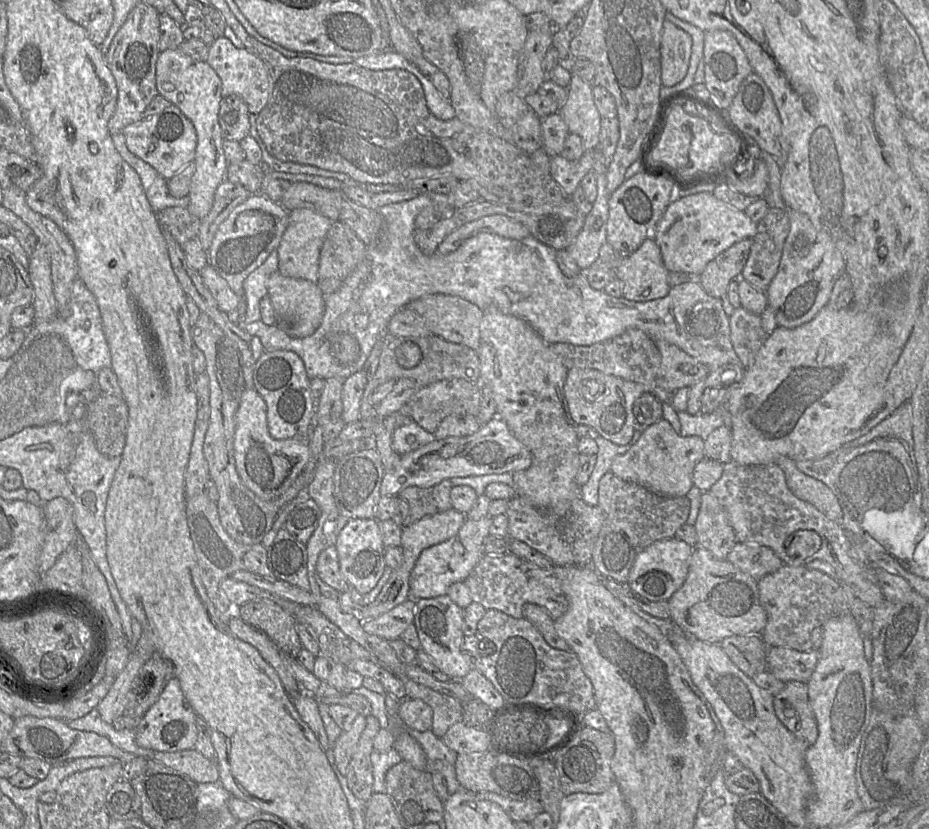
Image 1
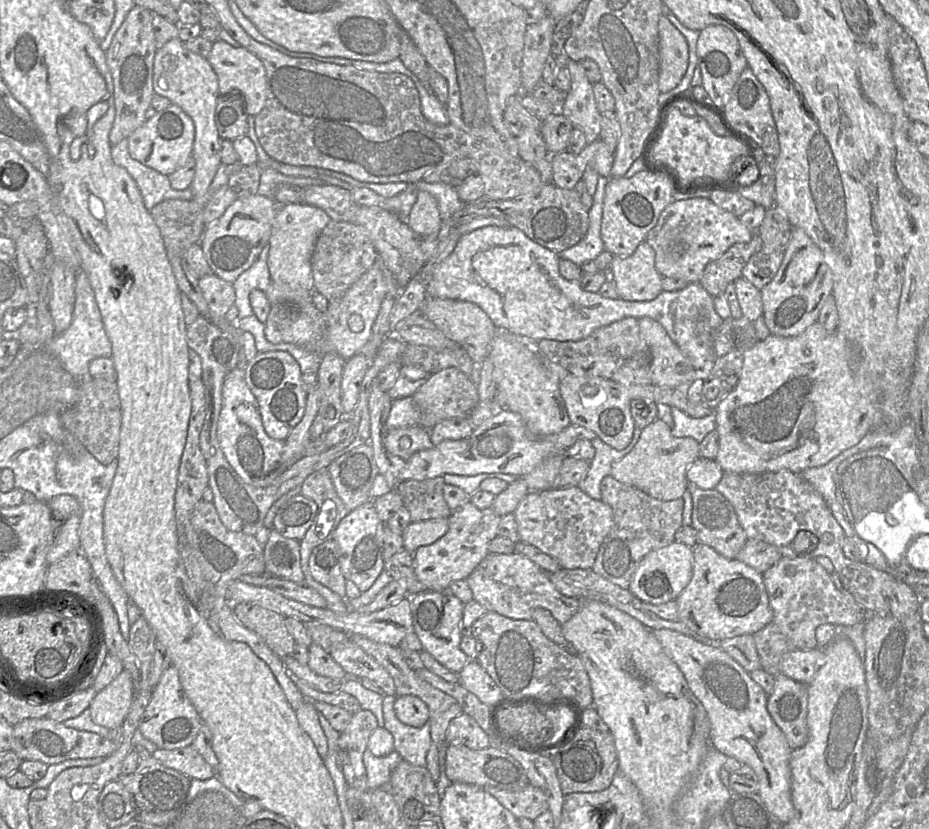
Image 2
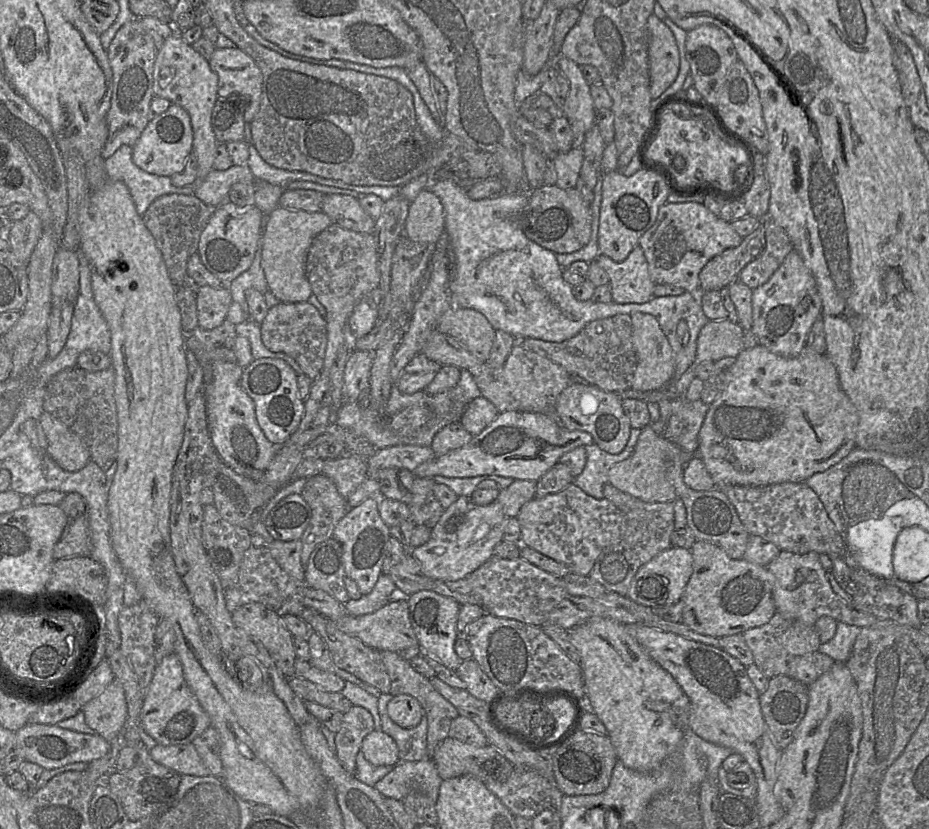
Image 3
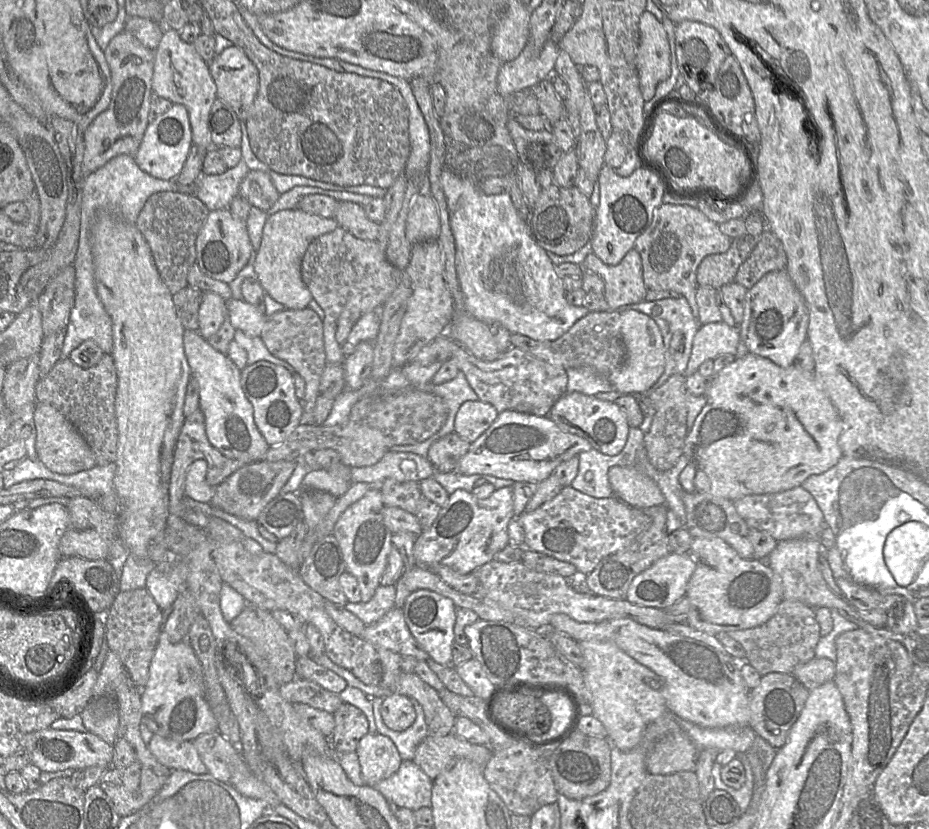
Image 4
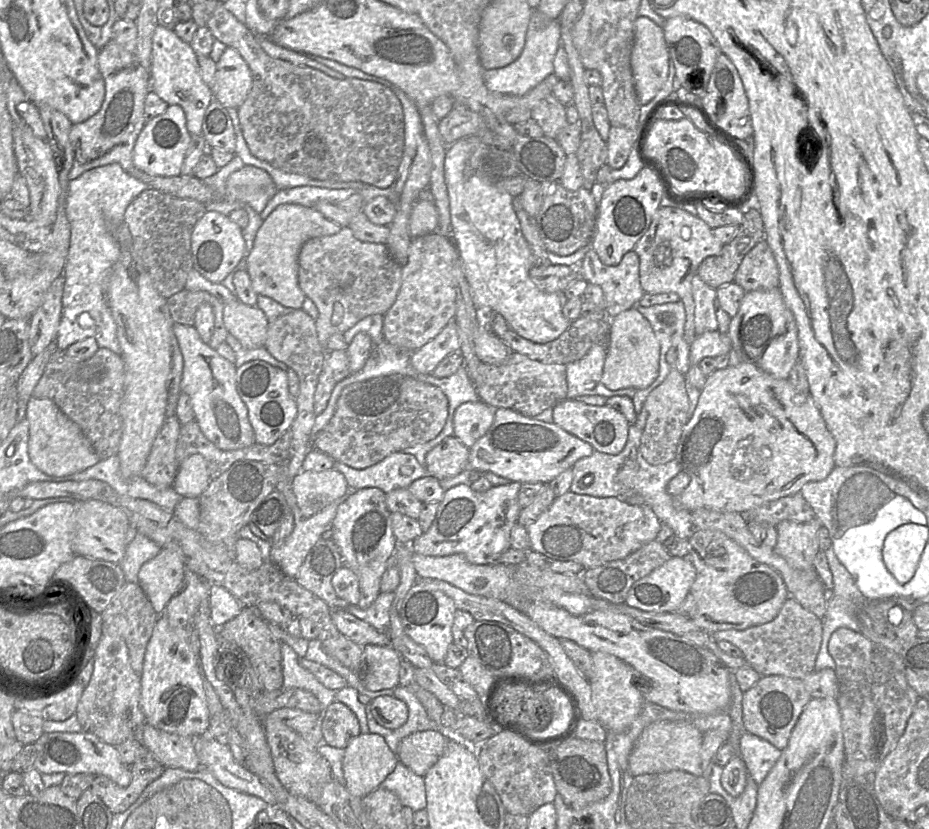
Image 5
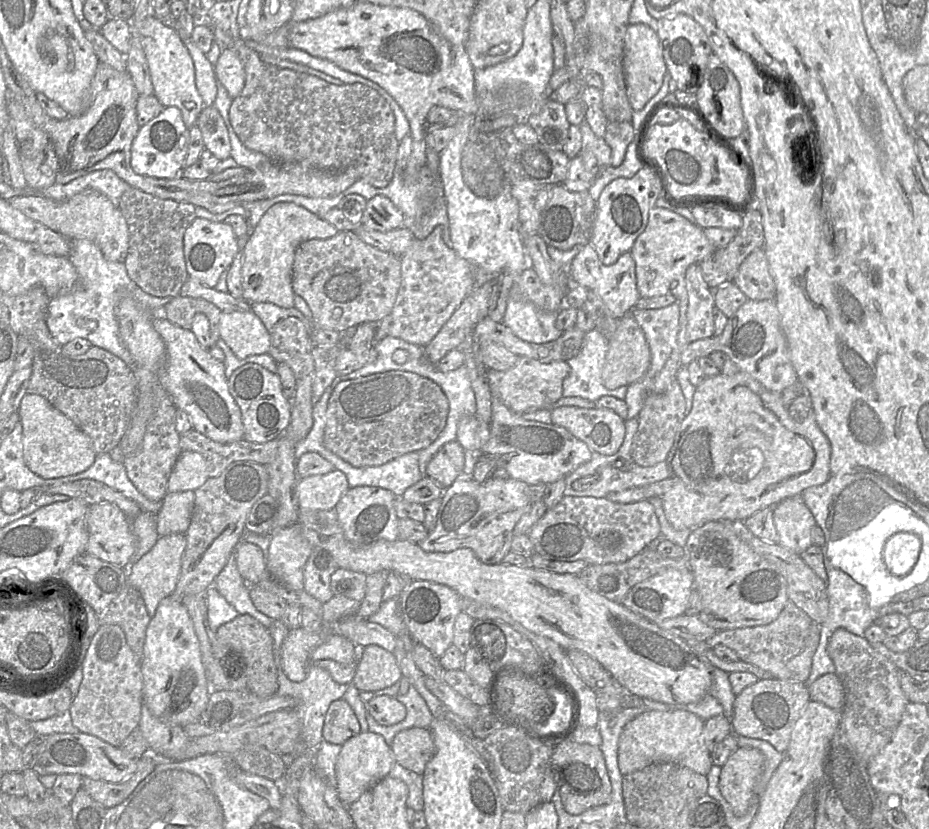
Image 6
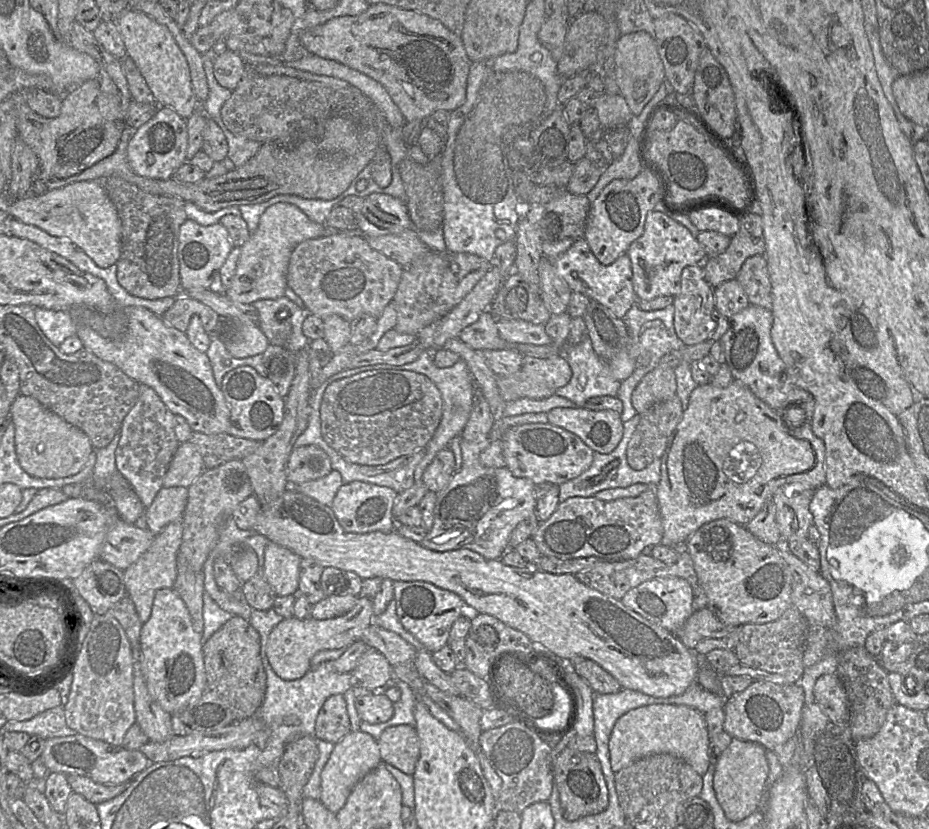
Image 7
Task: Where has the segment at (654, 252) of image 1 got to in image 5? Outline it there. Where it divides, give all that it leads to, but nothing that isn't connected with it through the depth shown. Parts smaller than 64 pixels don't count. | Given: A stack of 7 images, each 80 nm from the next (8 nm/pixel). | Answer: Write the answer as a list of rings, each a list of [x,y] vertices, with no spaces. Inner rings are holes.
[[[591,249],[577,270],[578,276],[587,283],[601,287],[609,319],[637,305],[645,294],[639,281],[639,257],[634,250],[627,252],[618,265],[607,266]]]

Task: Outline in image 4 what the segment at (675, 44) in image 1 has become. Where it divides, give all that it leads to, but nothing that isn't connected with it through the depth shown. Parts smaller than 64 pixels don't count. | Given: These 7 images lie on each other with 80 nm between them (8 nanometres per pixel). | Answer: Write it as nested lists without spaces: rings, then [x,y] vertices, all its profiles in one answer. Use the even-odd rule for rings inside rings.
[[[650,12],[642,13],[639,32],[636,68],[643,99],[648,102],[657,87],[670,77],[670,44],[664,26]]]

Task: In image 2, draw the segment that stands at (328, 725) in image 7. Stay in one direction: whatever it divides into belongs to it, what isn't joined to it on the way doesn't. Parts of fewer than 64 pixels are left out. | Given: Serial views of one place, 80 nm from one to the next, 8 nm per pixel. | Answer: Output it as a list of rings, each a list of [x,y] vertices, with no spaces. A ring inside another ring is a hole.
[[[361,709],[352,715],[350,723],[338,739],[339,767],[347,784],[360,791],[368,790],[363,753],[367,750],[369,737],[376,728],[376,716],[369,710]]]

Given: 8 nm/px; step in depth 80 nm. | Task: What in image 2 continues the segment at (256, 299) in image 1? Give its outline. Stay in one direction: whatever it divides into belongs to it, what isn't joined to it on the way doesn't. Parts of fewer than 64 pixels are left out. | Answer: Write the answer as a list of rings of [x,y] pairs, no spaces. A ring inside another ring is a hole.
[[[269,247],[263,248],[253,265],[239,275],[232,283],[235,291],[234,305],[238,308],[238,319],[253,315],[253,310],[249,302],[249,293],[253,289],[265,292],[271,282],[267,265]]]

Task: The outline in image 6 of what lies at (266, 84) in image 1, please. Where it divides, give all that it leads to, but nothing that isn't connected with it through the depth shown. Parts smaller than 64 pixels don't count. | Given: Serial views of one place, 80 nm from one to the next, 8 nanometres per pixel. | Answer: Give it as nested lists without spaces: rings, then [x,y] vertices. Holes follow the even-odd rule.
[[[222,49],[214,70],[229,96],[236,98],[245,84],[245,70],[237,54],[231,49]]]

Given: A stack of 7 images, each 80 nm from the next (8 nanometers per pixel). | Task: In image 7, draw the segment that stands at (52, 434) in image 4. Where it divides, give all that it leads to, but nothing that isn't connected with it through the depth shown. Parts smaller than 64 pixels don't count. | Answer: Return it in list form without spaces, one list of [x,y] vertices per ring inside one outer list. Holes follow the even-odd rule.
[[[18,395],[10,408],[15,426],[15,450],[22,469],[38,478],[63,478],[78,473],[86,464],[94,448],[87,435],[69,424],[38,400]]]

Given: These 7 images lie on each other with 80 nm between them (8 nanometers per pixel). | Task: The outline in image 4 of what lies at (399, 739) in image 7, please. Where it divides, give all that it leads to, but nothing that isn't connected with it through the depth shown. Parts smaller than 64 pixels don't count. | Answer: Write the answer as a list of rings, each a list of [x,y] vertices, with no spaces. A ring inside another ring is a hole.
[[[454,734],[428,735],[417,746],[413,762],[434,780],[461,759],[485,767],[492,754],[492,748],[489,745],[471,744]]]

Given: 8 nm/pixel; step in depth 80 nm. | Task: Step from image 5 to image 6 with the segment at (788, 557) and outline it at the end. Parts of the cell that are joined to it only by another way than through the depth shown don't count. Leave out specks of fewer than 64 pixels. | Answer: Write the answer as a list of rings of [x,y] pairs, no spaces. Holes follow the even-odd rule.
[[[801,496],[787,498],[775,505],[773,515],[779,545],[800,556],[813,544],[812,531],[816,526],[816,521]]]

